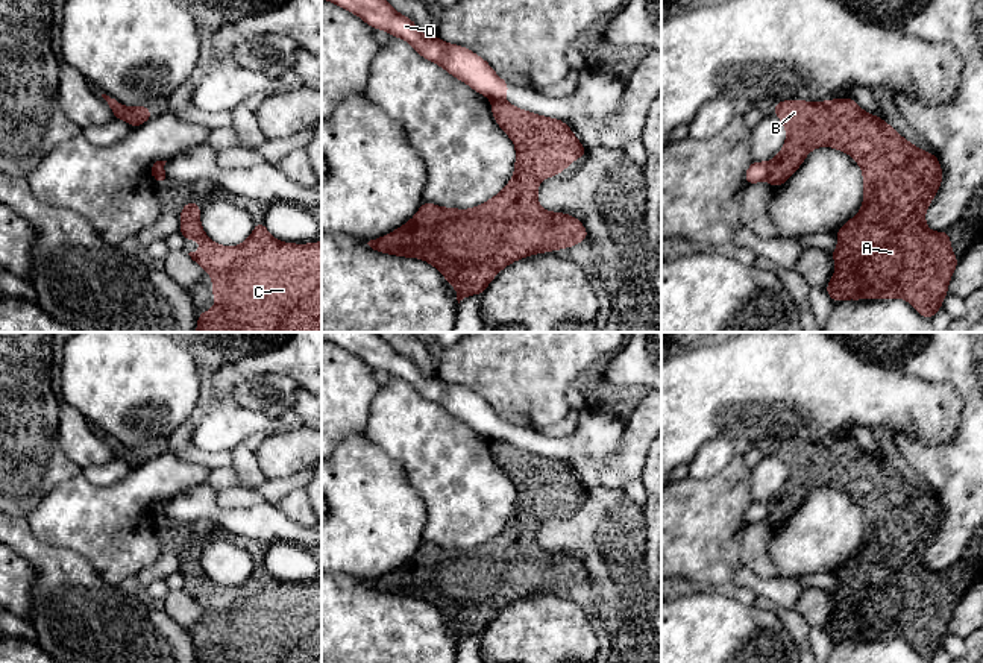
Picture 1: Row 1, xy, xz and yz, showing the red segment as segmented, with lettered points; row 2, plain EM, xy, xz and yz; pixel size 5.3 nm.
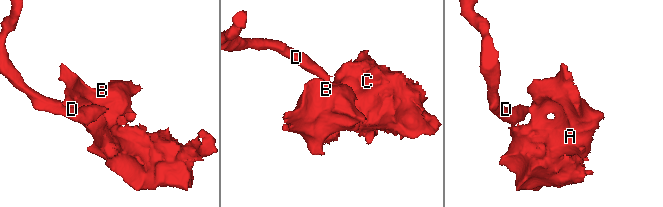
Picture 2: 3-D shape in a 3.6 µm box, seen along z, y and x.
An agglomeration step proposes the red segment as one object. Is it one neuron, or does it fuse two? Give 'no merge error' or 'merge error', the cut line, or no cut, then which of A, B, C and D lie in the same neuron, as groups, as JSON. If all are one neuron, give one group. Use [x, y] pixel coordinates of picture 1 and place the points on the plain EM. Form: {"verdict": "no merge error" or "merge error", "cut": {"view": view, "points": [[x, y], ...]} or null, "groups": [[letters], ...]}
{"verdict": "merge error", "cut": {"view": "yz", "points": [[766, 502], [768, 518]]}, "groups": [["A", "B", "C"], ["D"]]}

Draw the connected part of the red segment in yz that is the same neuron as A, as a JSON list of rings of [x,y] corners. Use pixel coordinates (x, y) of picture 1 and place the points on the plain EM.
[[[851,437],[827,441],[781,440],[775,441],[774,455],[786,466],[786,484],[768,502],[772,528],[783,525],[809,492],[822,485],[846,492],[863,511],[863,545],[856,557],[833,572],[839,586],[828,590],[836,611],[824,630],[833,643],[845,639],[903,637],[919,655],[931,660],[942,649],[948,622],[959,604],[959,598],[951,593],[948,570],[933,572],[925,566],[925,549],[944,519],[936,493],[918,489],[883,458],[865,452]]]

